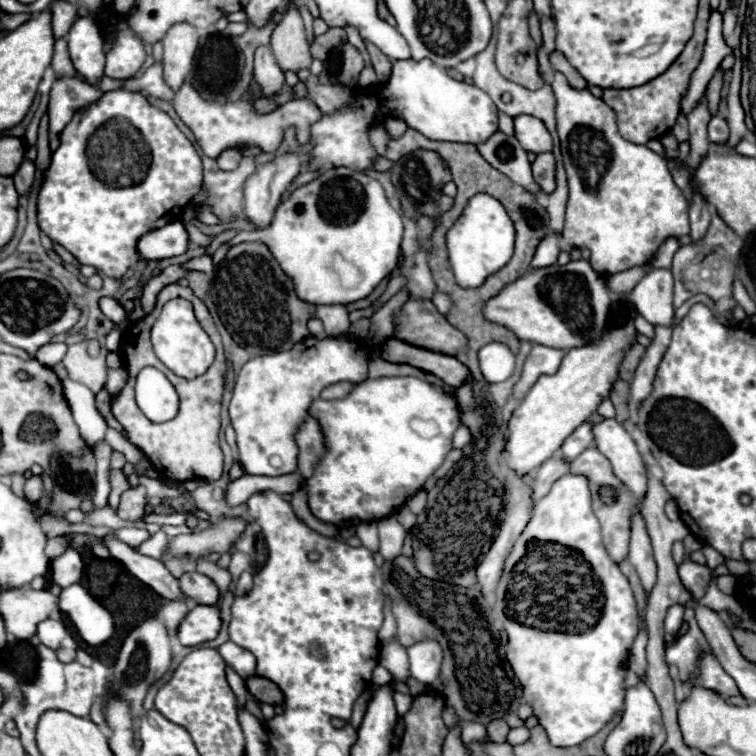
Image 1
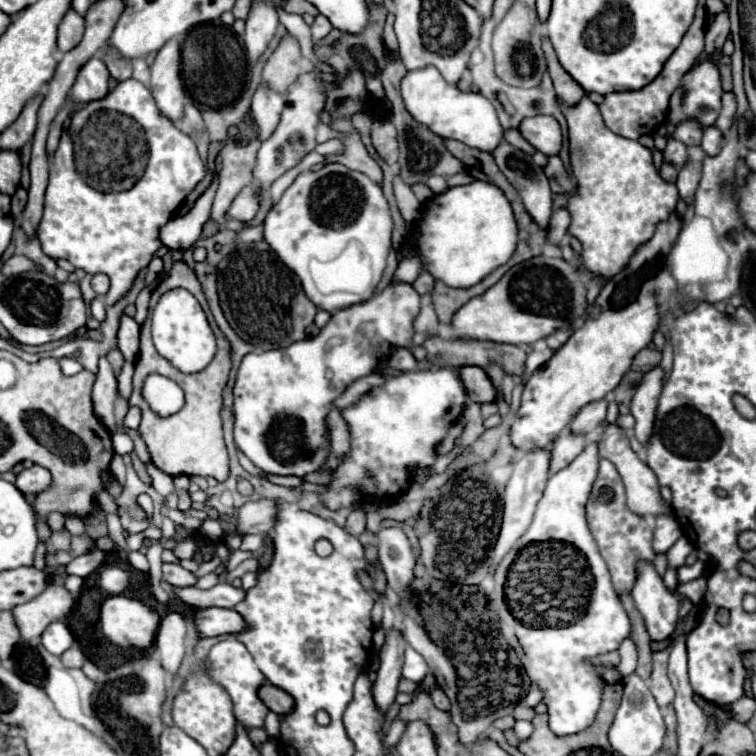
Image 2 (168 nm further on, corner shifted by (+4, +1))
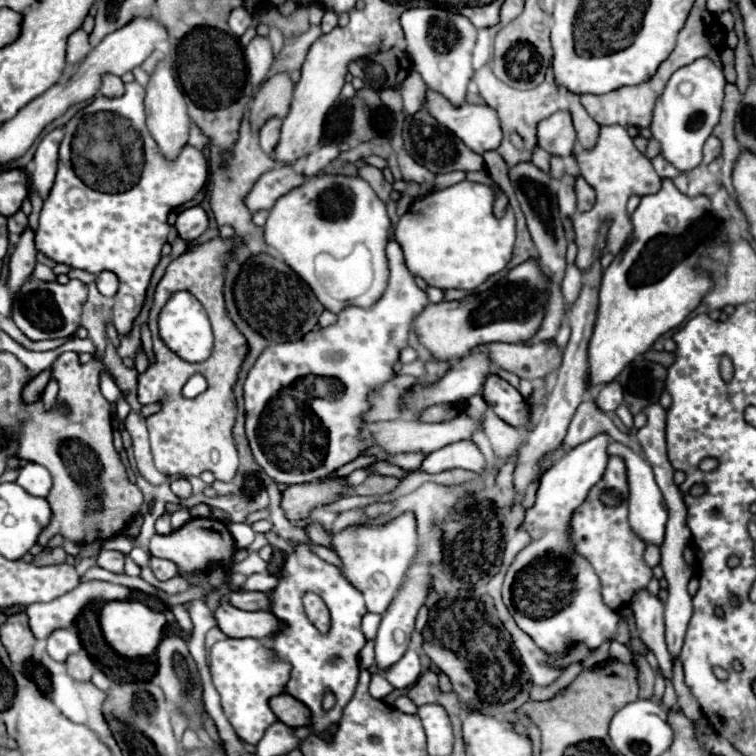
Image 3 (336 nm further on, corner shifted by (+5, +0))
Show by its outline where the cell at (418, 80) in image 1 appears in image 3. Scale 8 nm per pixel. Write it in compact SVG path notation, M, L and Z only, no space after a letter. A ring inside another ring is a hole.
M427 90L423 108L429 108L437 122L453 130L477 154L495 150L501 144L497 112L493 112L489 106L475 106L465 102L461 108L453 108L443 96Z

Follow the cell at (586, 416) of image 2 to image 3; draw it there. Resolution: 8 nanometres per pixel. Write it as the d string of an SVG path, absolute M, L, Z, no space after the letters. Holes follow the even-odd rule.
M617 380L605 384L605 386L599 390L599 394L597 394L595 400L597 400L597 406L599 406L603 412L613 412L613 410L617 410L617 406L621 406L621 402L623 402L623 388L621 388L621 384L619 384Z

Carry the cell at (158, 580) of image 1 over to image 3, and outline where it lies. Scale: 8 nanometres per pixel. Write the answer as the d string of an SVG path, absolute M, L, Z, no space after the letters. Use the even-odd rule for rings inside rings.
M229 592L231 604L241 610L267 610L269 608L269 598L267 592Z

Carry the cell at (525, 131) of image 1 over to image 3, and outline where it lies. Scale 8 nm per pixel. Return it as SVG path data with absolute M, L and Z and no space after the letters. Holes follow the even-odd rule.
M559 110L547 120L543 120L537 128L539 136L539 146L547 150L549 154L557 156L571 156L577 140L577 132L573 128L571 112L569 110Z

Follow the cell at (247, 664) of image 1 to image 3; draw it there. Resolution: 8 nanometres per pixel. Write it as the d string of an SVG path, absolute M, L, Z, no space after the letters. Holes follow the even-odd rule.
M227 638L213 644L209 668L229 724L233 726L239 738L249 744L257 744L263 738L265 730L277 722L277 716L269 708L269 700L285 692L285 686L291 676L291 664L287 660L281 660L273 648L263 646L261 640Z

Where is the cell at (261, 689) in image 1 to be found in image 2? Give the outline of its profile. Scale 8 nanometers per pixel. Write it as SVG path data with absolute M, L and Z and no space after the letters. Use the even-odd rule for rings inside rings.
M264 683L258 689L258 697L276 715L286 715L288 711L292 711L292 705L294 705L294 699L286 691L282 691L280 687L270 685L270 683Z

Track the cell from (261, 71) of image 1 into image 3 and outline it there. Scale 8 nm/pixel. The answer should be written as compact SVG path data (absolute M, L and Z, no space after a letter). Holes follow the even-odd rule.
M273 118L267 120L265 126L259 130L259 140L261 140L261 148L267 156L273 156L273 150L279 142L279 132L281 132L281 120Z

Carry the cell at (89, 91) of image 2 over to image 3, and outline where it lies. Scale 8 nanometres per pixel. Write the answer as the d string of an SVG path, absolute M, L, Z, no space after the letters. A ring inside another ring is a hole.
M107 74L107 76L103 76L101 92L103 92L105 96L109 96L109 98L113 98L113 96L123 96L123 92L125 92L125 84L121 82L119 76Z

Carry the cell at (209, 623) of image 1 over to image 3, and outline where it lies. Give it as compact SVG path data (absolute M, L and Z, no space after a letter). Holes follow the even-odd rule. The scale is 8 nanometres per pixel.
M229 596L221 598L215 616L217 616L217 626L229 638L267 638L279 634L285 626L283 620L279 620L269 610L245 612L231 606Z

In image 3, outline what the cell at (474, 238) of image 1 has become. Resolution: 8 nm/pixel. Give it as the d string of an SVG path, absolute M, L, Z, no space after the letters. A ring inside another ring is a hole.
M463 180L415 200L395 228L395 240L403 248L409 272L441 290L475 290L489 276L501 272L513 252L515 216L507 206L505 216L495 218L493 198L489 186Z

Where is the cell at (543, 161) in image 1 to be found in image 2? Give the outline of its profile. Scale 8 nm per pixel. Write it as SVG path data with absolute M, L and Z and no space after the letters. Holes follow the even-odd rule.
M556 155L548 157L544 173L546 173L548 181L550 181L552 193L574 193L574 183L568 177L568 173L566 173L560 157L556 157Z

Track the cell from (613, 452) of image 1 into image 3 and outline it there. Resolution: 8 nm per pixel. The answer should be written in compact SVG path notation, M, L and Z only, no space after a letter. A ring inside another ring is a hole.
M611 442L609 444L609 454L617 454L625 460L627 464L627 478L629 478L629 524L631 530L645 542L645 544L655 544L661 546L665 540L665 524L667 524L667 508L665 500L661 496L661 488L655 482L653 468L649 468L649 462L635 454L631 448Z

